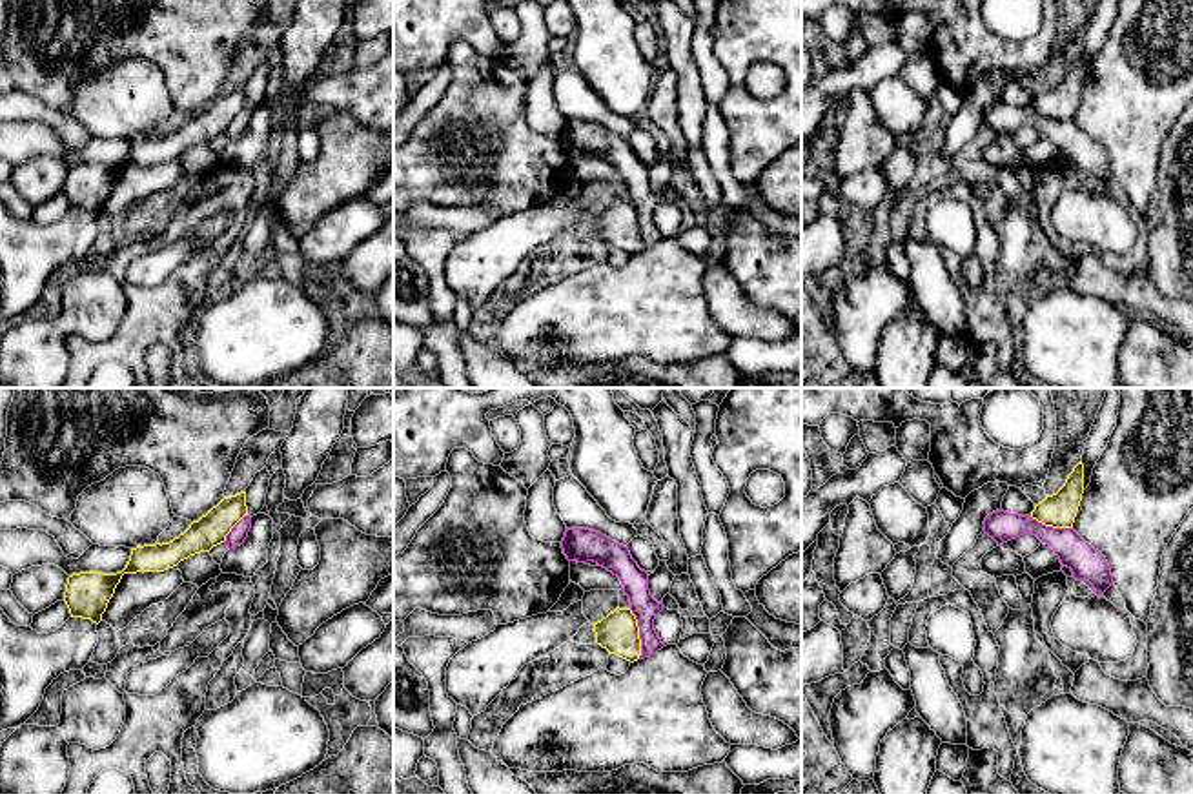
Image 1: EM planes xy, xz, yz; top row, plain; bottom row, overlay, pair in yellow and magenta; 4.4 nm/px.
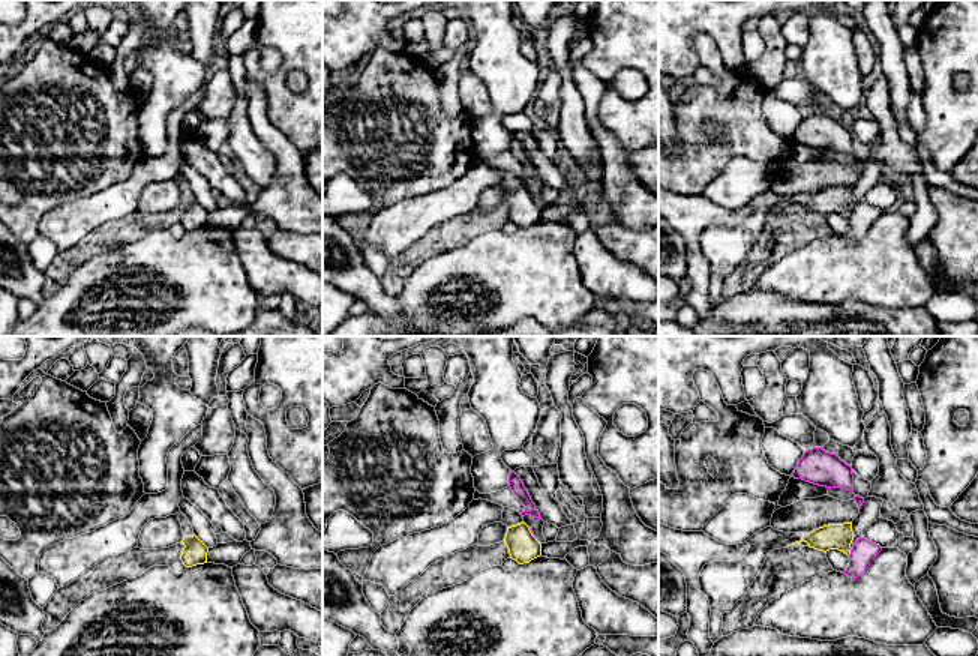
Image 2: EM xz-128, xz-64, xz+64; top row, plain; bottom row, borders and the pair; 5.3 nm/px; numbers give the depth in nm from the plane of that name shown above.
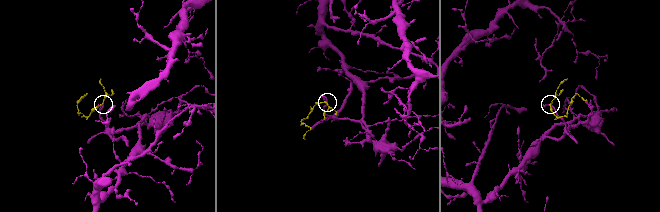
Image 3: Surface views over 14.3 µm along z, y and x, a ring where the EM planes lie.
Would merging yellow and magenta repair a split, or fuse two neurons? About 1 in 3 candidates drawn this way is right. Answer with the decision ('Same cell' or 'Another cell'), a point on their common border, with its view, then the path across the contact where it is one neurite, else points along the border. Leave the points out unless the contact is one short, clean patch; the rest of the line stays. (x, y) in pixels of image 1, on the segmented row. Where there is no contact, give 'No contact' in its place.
Another cell. Touches yellow at xz (638, 634). Boundary: xz (629, 609), (638, 627), (640, 658)

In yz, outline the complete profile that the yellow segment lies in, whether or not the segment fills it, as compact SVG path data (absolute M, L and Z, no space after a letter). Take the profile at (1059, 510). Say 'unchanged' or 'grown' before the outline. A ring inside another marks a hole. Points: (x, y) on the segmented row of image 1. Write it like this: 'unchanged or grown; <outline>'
unchanged; M1082 461L1067 475L1064 486L1035 504L1031 517L1053 528L1073 528L1084 494L1084 464Z

